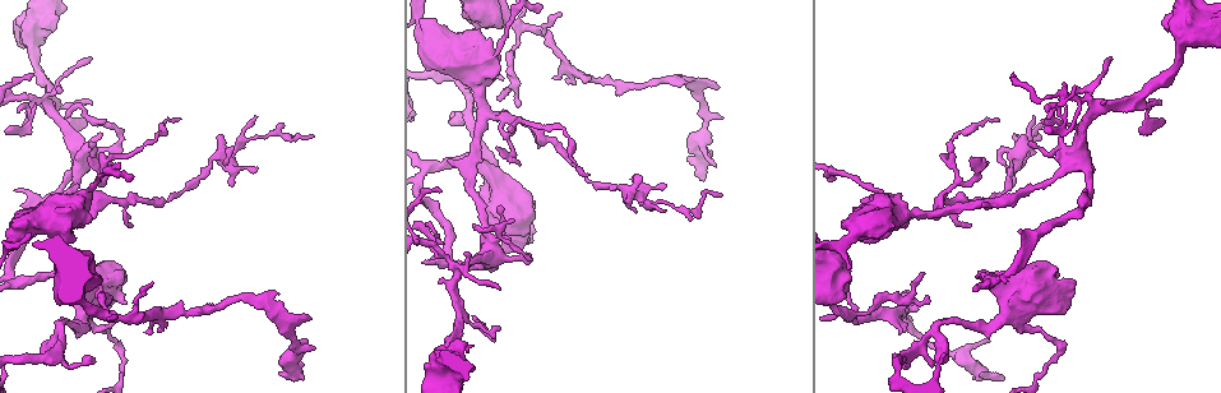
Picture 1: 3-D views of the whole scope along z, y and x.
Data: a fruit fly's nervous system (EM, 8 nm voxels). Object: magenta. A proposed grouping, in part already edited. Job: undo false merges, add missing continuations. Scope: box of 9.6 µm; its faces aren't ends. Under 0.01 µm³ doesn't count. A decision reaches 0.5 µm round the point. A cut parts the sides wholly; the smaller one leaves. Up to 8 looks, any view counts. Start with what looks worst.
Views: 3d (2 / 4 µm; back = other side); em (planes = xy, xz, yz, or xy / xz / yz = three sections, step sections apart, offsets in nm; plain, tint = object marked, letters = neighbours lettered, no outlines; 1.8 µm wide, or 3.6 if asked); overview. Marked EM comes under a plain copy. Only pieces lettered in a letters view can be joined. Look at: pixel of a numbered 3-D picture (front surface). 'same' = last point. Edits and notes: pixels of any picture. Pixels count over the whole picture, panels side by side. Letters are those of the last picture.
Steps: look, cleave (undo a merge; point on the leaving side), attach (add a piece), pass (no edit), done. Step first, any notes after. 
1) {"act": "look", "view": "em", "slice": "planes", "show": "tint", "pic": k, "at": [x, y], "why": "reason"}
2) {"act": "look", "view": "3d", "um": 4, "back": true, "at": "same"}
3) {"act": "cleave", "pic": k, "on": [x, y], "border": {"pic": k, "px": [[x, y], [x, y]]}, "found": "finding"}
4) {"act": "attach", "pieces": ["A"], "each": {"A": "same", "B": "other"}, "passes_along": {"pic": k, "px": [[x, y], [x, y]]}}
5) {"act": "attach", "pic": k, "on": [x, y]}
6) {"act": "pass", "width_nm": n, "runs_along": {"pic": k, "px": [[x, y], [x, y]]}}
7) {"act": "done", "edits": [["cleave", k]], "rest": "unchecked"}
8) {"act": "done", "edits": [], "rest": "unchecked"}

{"act": "look", "view": "em", "slice": "yz", "step": 4, "show": "tint", "pic": 1, "at": [1015, 156], "why": "calibre changes"}

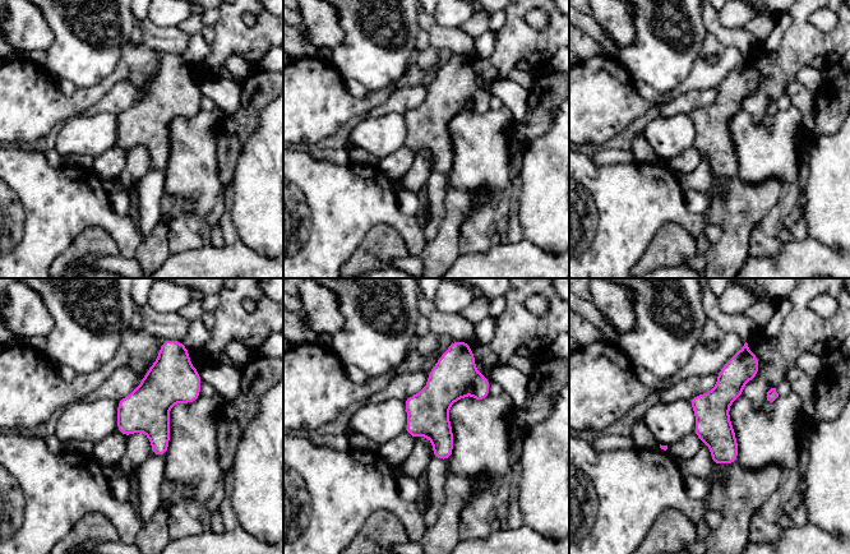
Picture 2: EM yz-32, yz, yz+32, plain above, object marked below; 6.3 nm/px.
{"act": "look", "view": "em", "slice": "planes", "show": "letters", "at": "same", "why": "cut it another way"}

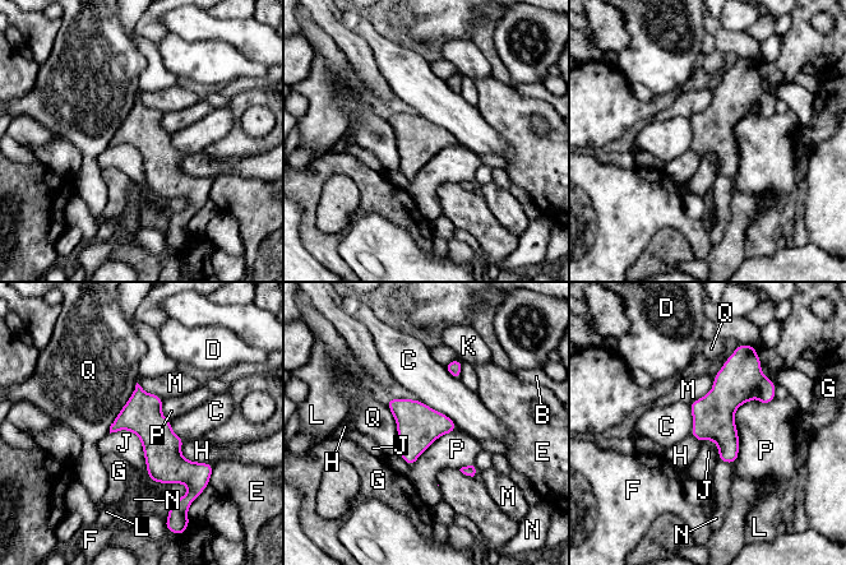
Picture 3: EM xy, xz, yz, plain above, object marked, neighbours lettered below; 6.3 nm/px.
{"act": "pass", "each": {"B": "other", "C": "other", "D": "other", "E": "other", "F": "other", "G": "other", "H": "other", "J": "other", "K": "other", "L": "other", "M": "other", "N": "other", "P": "other", "Q": "other"}, "border": {"pic": 3, "px": [[111, 431], [140, 440], [149, 478]]}, "found": "continuous, no second neuron"}

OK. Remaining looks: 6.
{"act": "look", "view": "em", "slice": "xz", "step": 16, "show": "tint", "pic": 1, "at": [77, 161], "why": "sudden change in width"}

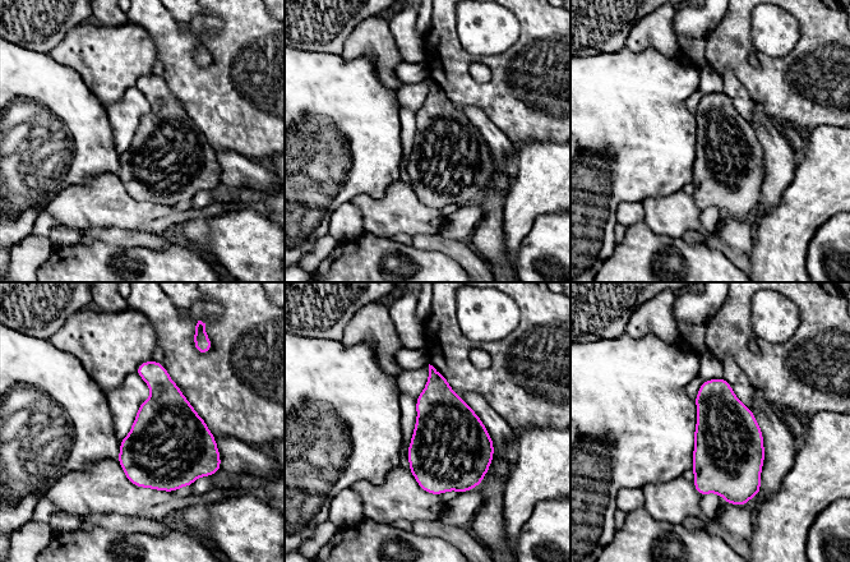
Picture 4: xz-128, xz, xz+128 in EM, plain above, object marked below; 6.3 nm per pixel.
{"act": "look", "view": "em", "slice": "planes", "show": "letters", "at": "same", "why": "cut it another way"}

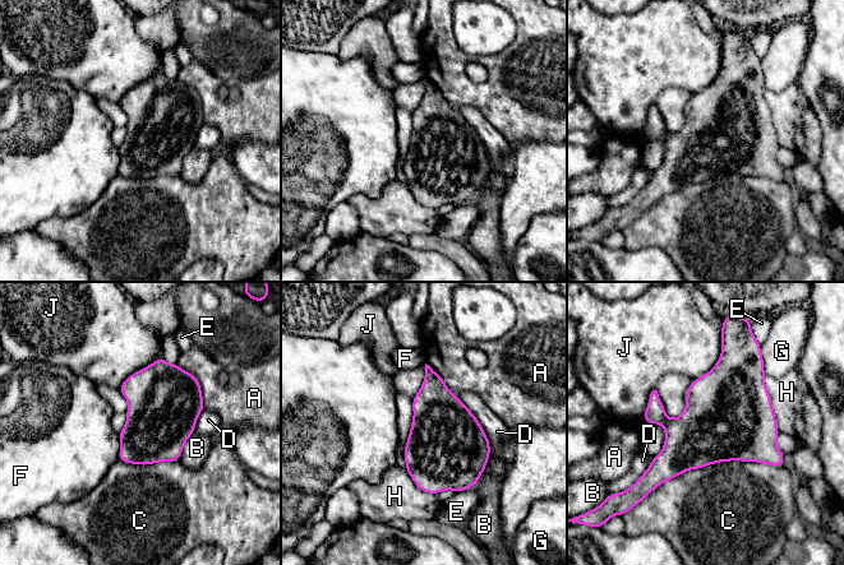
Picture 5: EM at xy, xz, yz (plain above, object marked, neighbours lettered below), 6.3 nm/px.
{"act": "pass", "each": {"A": "other", "B": "other", "C": "other", "D": "other", "E": "other", "F": "other", "G": "other", "H": "other", "J": "other"}, "border": {"pic": 5, "px": [[116, 434], [119, 459]]}, "found": "continuous, no second neuron"}

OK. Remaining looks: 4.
{"act": "look", "view": "em", "um": 3.6, "slice": "planes", "show": "letters", "pic": 1, "at": [482, 60], "why": "sudden change in width"}

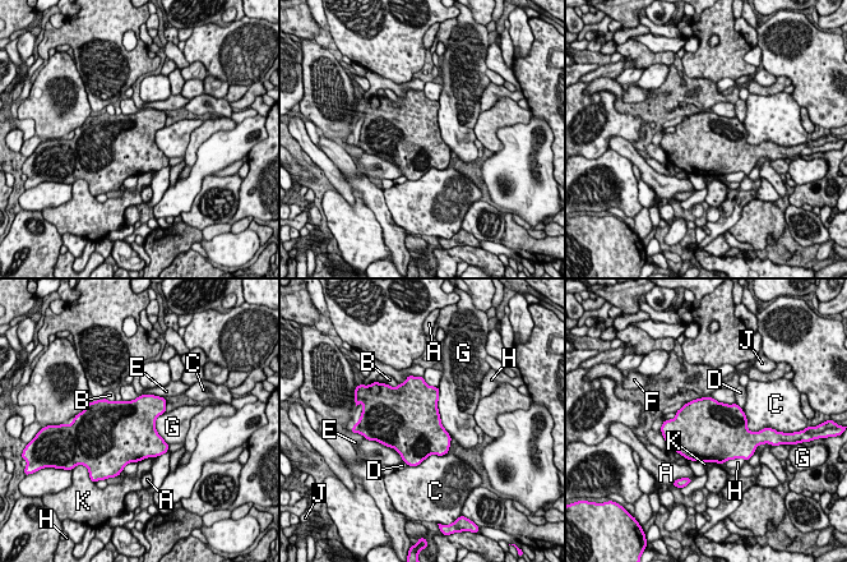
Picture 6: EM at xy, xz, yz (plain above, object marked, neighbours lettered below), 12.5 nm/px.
{"act": "pass", "width_nm": 700, "each": {"A": "other", "B": "other", "C": "other", "D": "other", "E": "other", "F": "other", "G": "other", "H": "other", "J": "other", "K": "other"}, "border": {"pic": 6, "px": [[438, 387], [440, 424], [452, 437]]}, "found": "all the same neuron"}

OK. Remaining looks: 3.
{"act": "look", "view": "em", "slice": "xz", "step": 8, "show": "letters", "pic": 1, "at": [910, 317], "why": "branch stops here"}

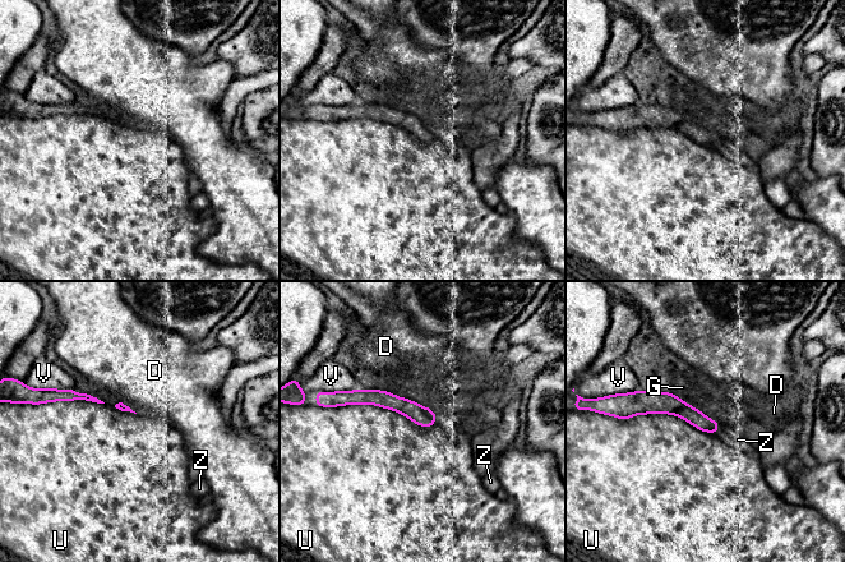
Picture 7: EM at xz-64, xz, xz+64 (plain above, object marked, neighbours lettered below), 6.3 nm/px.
{"act": "pass", "longest_contact_nm": ["U", 650], "each": {"D": "other", "G": "other", "U": "other", "V": "other", "Z": "other"}, "found": "none of them fits"}

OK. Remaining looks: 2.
{"act": "done", "edits": [], "rest": "unchecked"}

